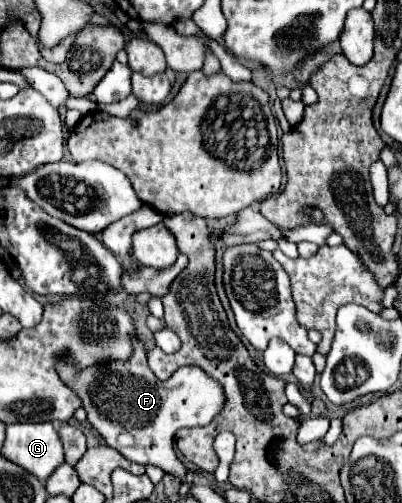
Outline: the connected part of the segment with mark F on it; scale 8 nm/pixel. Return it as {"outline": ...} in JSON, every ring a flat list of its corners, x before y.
{"outline":[[135,340,135,354,129,362,109,362,77,370,71,358,57,364,59,376,79,392,87,420,103,436,103,440,137,464,159,466,163,472,185,482,185,466,173,452,175,430,187,424,209,424,221,410,225,398,221,386,211,380,201,368,183,366,173,378,161,382,147,366,147,354,141,340]]}

